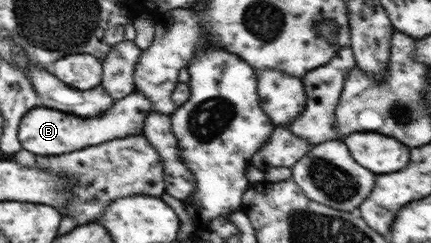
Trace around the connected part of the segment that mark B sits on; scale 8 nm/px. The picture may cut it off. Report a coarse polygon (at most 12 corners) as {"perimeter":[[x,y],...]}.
{"perimeter":[[135,91],[101,117],[30,109],[19,141],[35,155],[63,155],[141,134],[151,112]]}

